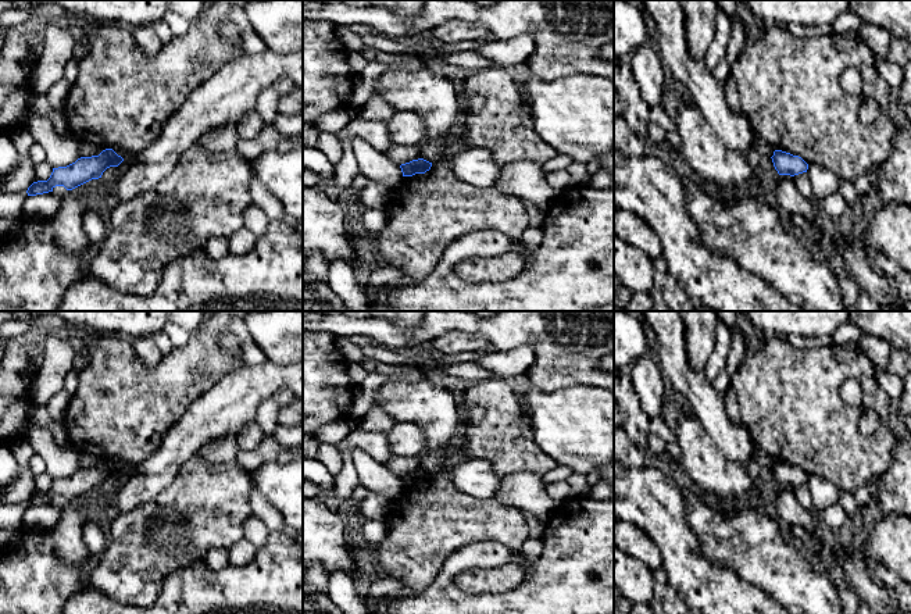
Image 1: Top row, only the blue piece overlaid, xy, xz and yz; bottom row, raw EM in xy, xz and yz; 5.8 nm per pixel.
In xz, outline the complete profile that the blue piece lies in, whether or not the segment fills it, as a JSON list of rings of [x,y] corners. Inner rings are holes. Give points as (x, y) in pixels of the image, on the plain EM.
[[[424,470],[412,471],[410,474],[400,476],[403,488],[412,488],[415,485],[425,485],[426,482],[431,481],[431,478],[432,478],[432,474],[429,474]]]

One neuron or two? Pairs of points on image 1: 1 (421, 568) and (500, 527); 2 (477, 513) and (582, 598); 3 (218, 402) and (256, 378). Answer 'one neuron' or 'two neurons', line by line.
1: one neuron
2: two neurons
3: one neuron

